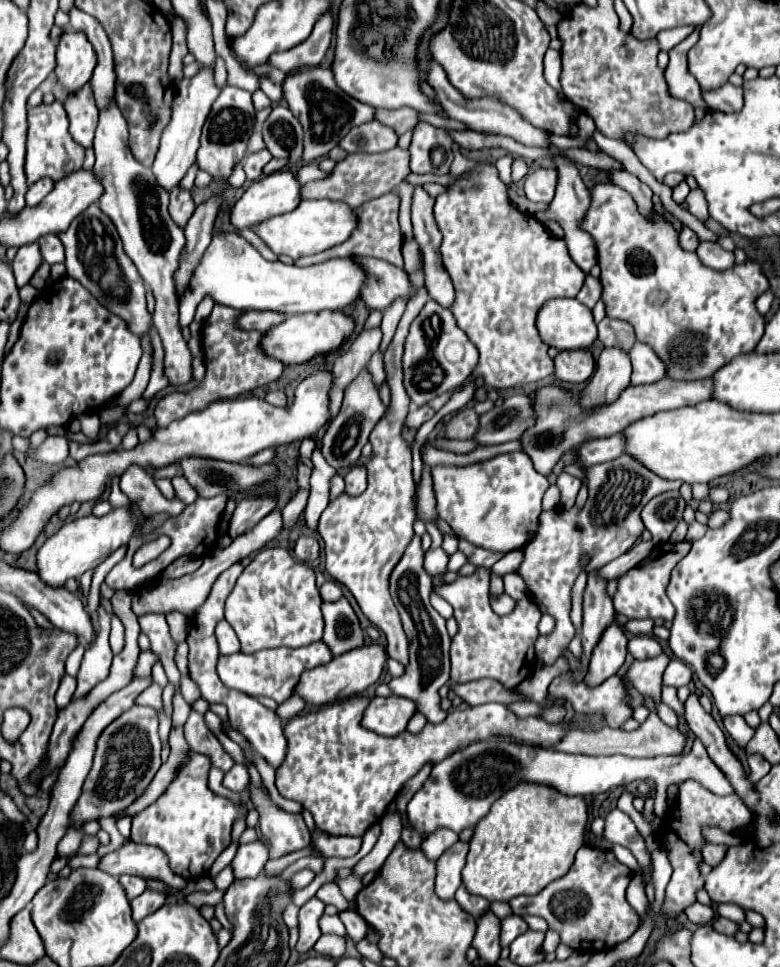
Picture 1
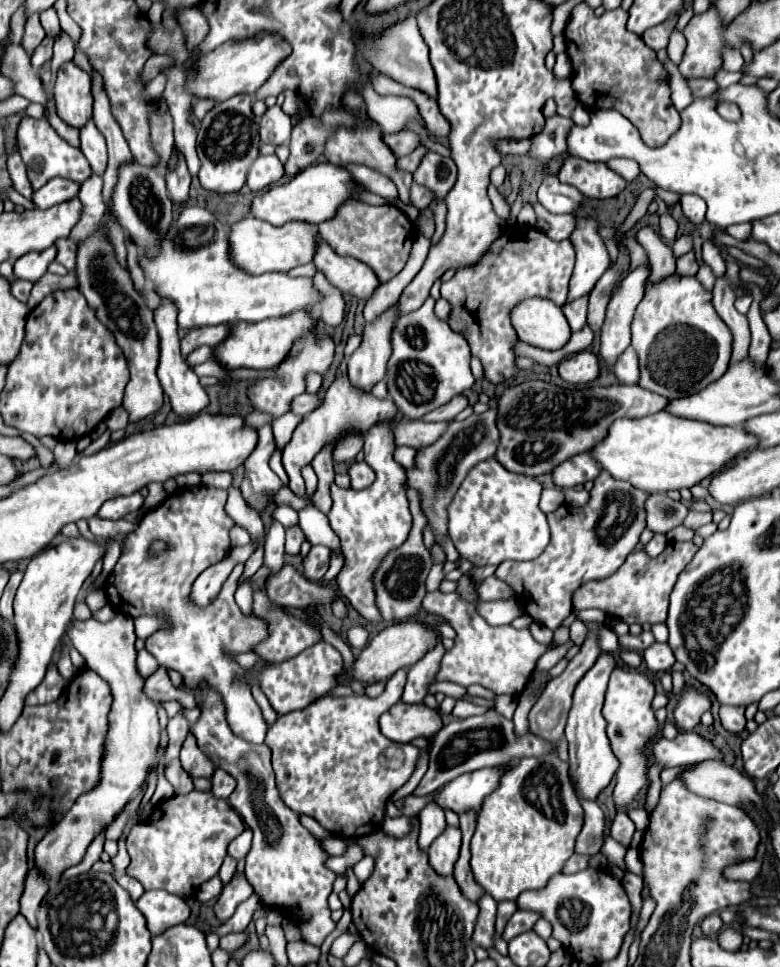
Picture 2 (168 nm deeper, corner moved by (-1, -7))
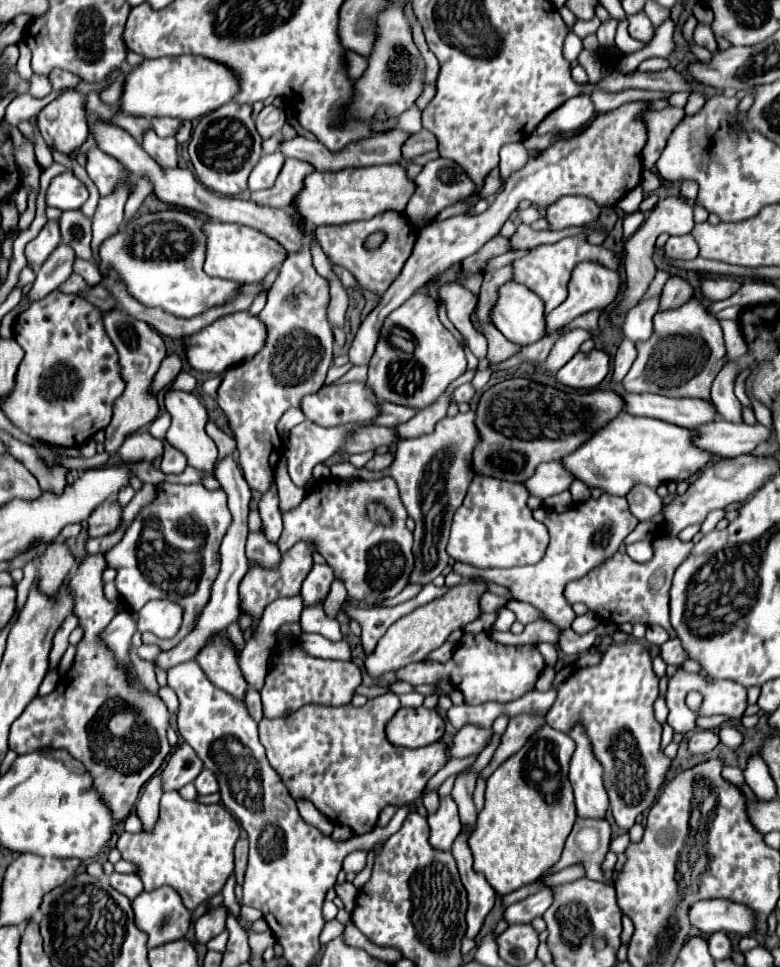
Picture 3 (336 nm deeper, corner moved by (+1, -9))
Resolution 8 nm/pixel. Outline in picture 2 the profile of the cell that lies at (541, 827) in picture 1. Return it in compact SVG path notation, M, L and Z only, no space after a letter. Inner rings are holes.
M558 756L520 760L512 772L504 774L500 788L484 800L478 812L470 860L474 880L496 902L516 900L526 890L544 888L574 854L582 824L584 810L570 784L568 764Z

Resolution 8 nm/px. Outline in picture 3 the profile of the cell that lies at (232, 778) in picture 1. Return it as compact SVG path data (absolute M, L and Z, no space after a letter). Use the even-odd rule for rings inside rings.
M204 768L198 774L198 778L194 780L194 786L196 786L198 794L214 794L214 792L218 792L218 782L216 782L214 774L208 768Z

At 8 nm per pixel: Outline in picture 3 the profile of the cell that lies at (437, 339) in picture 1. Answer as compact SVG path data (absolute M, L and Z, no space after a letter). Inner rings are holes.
M432 290L432 294L416 292L400 308L390 312L380 328L380 338L378 338L374 356L370 358L370 364L368 364L368 382L370 382L370 388L374 390L374 394L378 394L378 398L382 398L384 402L394 402L394 404L422 410L428 404L432 404L446 390L446 386L452 380L456 380L460 374L466 372L464 350L460 348L454 334L450 330L446 330L442 326L442 322L438 320L438 314L436 314L438 296L434 292L436 290Z

